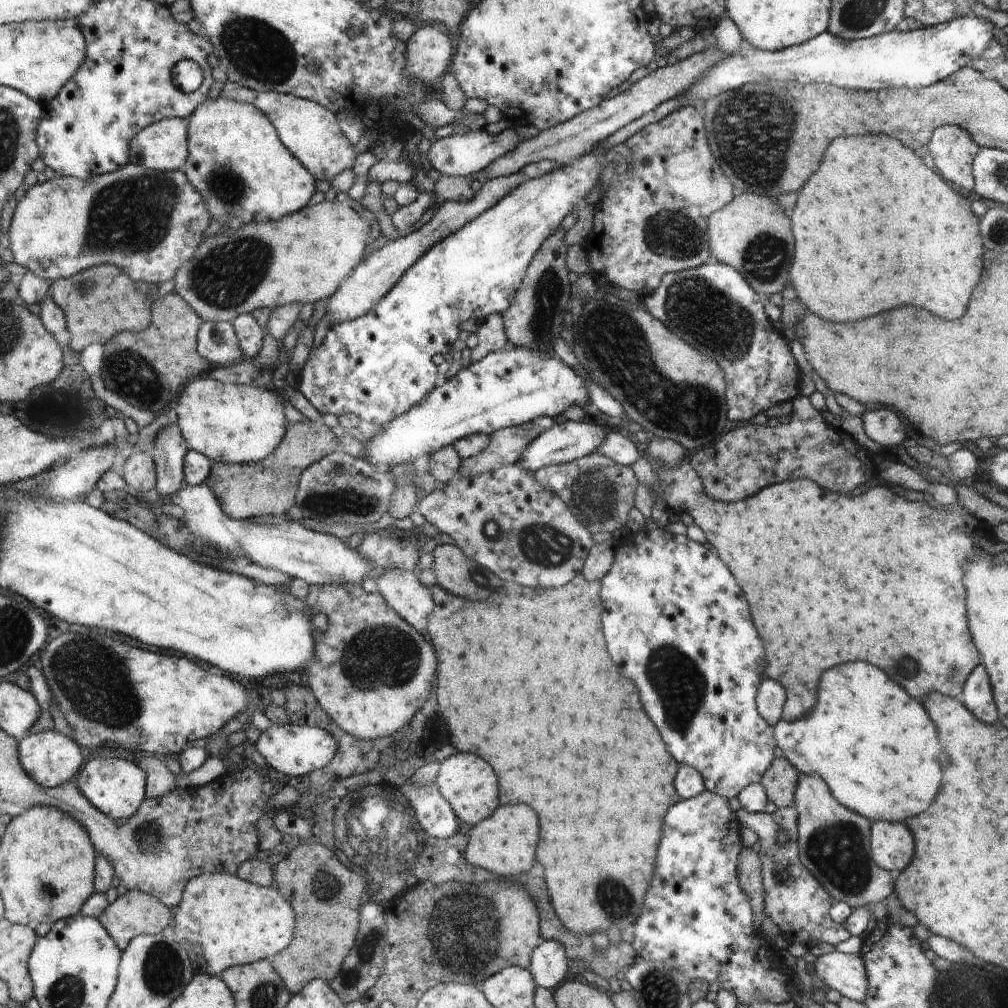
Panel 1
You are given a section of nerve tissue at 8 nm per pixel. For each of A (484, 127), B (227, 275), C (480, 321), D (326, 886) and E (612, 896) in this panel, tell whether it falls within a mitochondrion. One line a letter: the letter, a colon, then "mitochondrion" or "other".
A: other
B: mitochondrion
C: other
D: mitochondrion
E: mitochondrion

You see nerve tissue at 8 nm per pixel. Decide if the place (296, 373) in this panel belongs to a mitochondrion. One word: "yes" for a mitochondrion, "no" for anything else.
no

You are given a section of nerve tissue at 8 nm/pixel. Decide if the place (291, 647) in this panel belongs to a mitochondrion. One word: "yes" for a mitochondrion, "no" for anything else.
no

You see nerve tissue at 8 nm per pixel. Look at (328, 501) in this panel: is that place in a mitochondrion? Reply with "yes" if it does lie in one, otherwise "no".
yes

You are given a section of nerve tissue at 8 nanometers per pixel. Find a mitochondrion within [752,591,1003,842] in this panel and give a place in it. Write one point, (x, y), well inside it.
(907, 668)

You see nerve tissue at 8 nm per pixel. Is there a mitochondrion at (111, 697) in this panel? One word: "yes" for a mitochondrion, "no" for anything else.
yes

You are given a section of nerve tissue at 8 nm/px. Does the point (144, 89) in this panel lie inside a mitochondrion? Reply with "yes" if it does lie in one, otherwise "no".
no

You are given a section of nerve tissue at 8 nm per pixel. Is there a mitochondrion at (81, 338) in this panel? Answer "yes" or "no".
no

